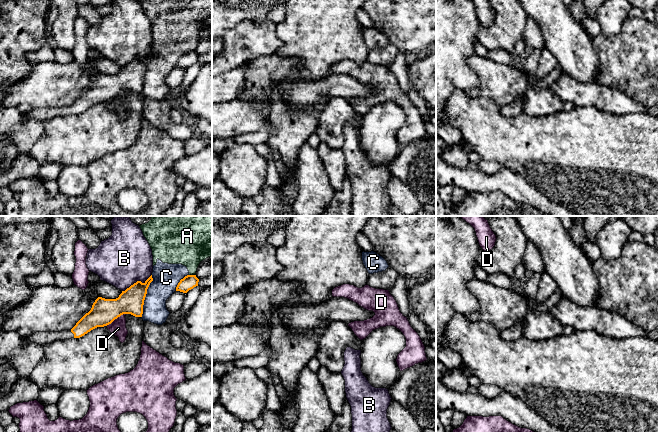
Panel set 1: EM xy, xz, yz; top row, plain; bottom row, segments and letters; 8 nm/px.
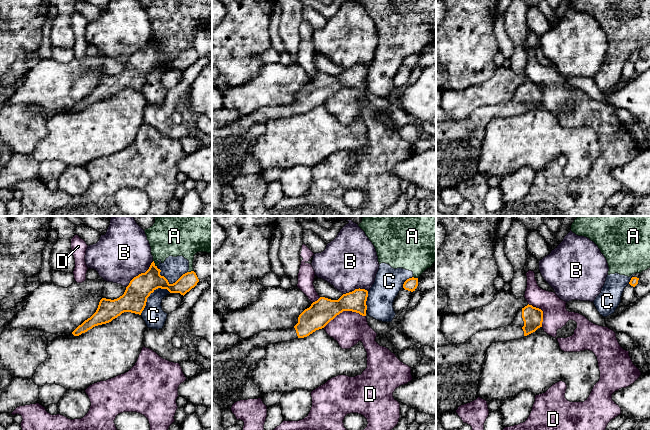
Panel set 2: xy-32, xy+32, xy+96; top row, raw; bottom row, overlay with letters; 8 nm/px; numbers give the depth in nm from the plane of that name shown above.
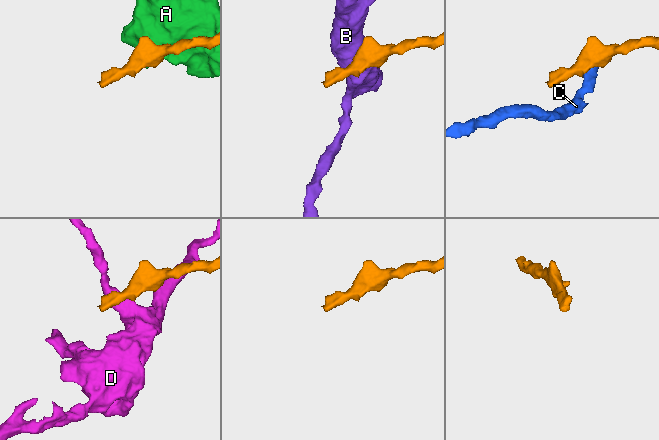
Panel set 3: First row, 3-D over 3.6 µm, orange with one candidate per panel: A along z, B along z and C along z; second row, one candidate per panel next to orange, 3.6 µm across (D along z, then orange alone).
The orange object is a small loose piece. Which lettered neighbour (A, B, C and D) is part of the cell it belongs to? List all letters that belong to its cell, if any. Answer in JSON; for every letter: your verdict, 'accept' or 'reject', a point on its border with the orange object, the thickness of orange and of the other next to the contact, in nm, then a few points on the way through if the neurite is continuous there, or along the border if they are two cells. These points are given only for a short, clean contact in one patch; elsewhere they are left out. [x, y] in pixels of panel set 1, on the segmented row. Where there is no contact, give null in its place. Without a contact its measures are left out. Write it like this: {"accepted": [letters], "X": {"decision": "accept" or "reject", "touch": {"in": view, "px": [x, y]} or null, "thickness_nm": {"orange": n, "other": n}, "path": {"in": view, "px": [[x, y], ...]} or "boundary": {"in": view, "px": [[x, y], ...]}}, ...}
{"accepted": [], "A": {"decision": "reject", "touch": {"in": "xy", "px": [191, 275]}, "thickness_nm": {"orange": 110, "other": 340}}, "B": {"decision": "reject", "touch": {"in": "xy", "px": [137, 281]}, "thickness_nm": {"orange": 200, "other": 420}}, "C": {"decision": "reject", "touch": {"in": "xy", "px": [145, 296]}, "thickness_nm": {"orange": 200, "other": 220}}, "D": {"decision": "reject", "touch": {"in": "xy", "px": [116, 318]}, "thickness_nm": {"orange": 200, "other": 130}}}

